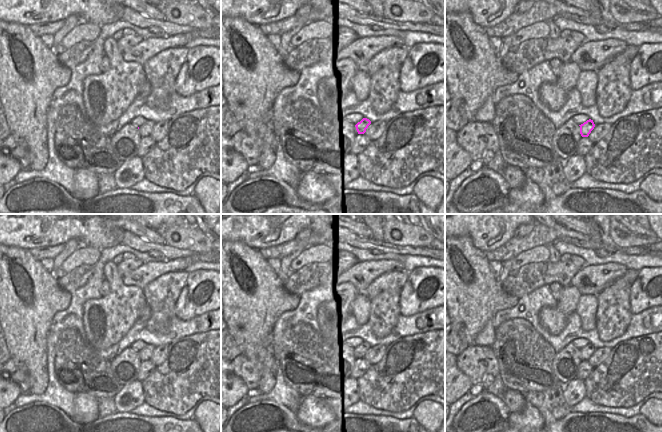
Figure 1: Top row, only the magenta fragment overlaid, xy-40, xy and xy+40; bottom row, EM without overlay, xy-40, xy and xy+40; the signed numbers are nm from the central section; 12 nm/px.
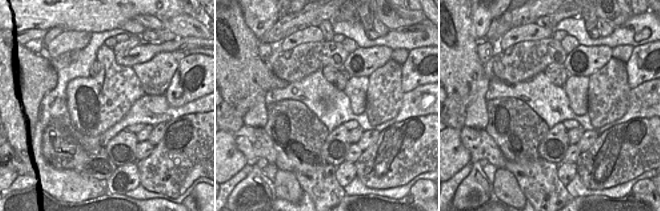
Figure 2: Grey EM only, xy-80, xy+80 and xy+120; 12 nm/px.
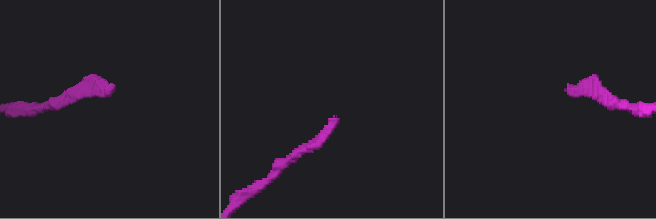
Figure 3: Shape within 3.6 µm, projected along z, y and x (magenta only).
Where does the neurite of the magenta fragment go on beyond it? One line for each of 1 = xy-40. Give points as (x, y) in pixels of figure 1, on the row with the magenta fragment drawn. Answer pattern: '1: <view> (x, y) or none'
1: none

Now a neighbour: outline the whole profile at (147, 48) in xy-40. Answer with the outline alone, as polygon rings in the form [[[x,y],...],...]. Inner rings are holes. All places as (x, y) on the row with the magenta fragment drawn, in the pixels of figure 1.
[[[177,34],[168,37],[152,37],[143,39],[137,45],[123,52],[123,59],[126,62],[137,62],[143,64],[159,52],[171,47],[185,46],[190,34]]]

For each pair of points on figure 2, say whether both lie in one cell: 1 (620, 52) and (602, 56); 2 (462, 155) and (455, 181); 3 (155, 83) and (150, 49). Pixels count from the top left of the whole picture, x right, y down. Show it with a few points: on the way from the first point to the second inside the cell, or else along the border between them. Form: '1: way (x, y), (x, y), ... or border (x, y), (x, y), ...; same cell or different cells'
1: border (611, 48), (612, 56); different cells
2: border (469, 162), (449, 179); different cells
3: border (174, 50), (159, 52), (131, 67); different cells

